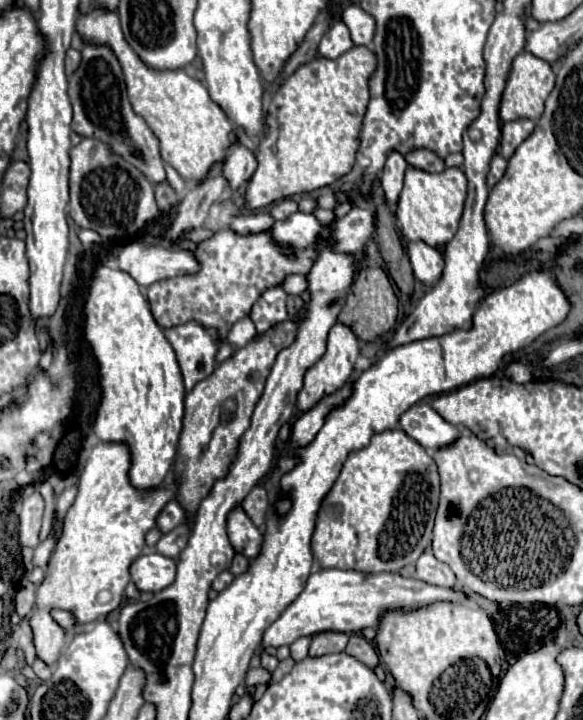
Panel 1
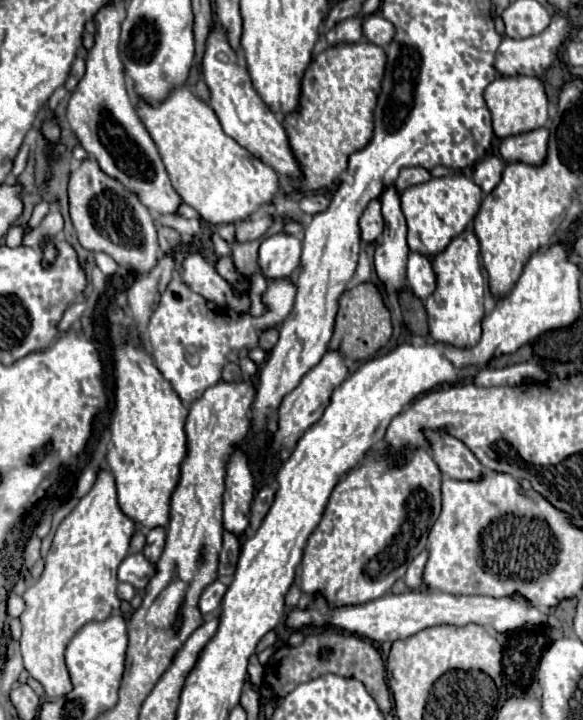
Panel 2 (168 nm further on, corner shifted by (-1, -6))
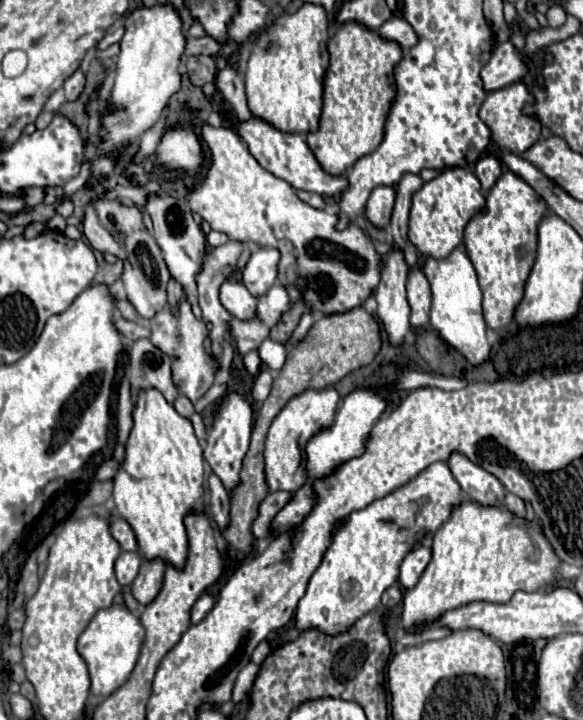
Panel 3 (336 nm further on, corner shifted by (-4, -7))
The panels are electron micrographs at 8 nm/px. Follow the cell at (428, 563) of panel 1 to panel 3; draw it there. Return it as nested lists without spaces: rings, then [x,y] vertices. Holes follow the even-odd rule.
[[[418,545],[414,551],[410,551],[406,555],[406,559],[402,561],[402,567],[400,567],[400,583],[406,589],[412,589],[418,583],[422,571],[426,569],[428,561],[430,561],[430,549],[428,547]]]

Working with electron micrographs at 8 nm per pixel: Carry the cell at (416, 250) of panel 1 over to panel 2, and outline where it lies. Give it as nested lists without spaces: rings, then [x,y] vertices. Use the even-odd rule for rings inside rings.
[[[411,252],[407,260],[407,288],[417,296],[419,300],[425,300],[435,290],[435,276],[431,260],[423,254]]]

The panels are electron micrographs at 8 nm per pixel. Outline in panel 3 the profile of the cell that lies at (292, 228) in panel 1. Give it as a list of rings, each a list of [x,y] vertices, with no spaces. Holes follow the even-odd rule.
[[[264,247],[254,249],[250,261],[246,263],[242,271],[242,283],[254,297],[264,295],[276,283],[278,263],[280,263],[278,249],[264,249]]]

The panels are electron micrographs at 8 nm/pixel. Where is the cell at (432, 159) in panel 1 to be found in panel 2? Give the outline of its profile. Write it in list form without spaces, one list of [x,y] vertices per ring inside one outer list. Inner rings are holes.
[[[403,168],[397,182],[395,182],[395,190],[397,190],[397,194],[403,194],[405,188],[415,186],[415,184],[423,184],[429,178],[431,178],[431,174],[425,168]]]

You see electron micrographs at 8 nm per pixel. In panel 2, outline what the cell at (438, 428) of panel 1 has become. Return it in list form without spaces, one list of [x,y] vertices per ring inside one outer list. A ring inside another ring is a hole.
[[[439,432],[425,434],[431,442],[431,456],[445,476],[453,480],[481,480],[483,466],[461,440]]]

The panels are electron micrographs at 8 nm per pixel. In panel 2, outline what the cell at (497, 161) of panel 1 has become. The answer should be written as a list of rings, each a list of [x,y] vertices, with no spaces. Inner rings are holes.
[[[487,156],[485,160],[477,162],[475,170],[473,170],[473,180],[475,184],[485,192],[489,194],[501,180],[501,172],[503,172],[503,166],[505,162],[497,156]]]

